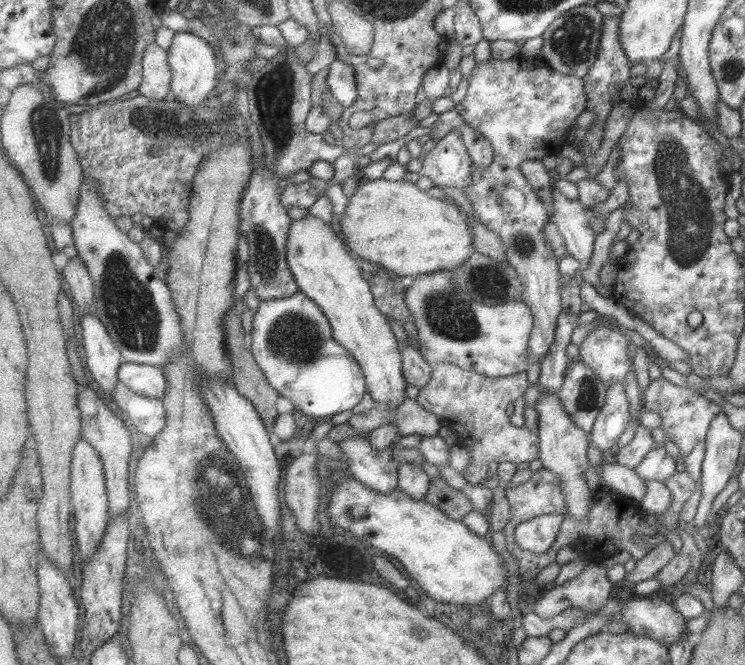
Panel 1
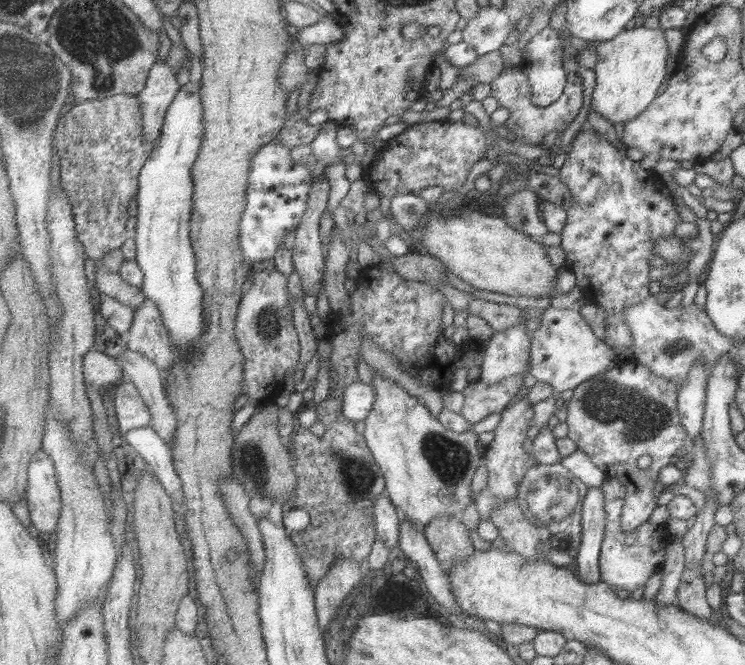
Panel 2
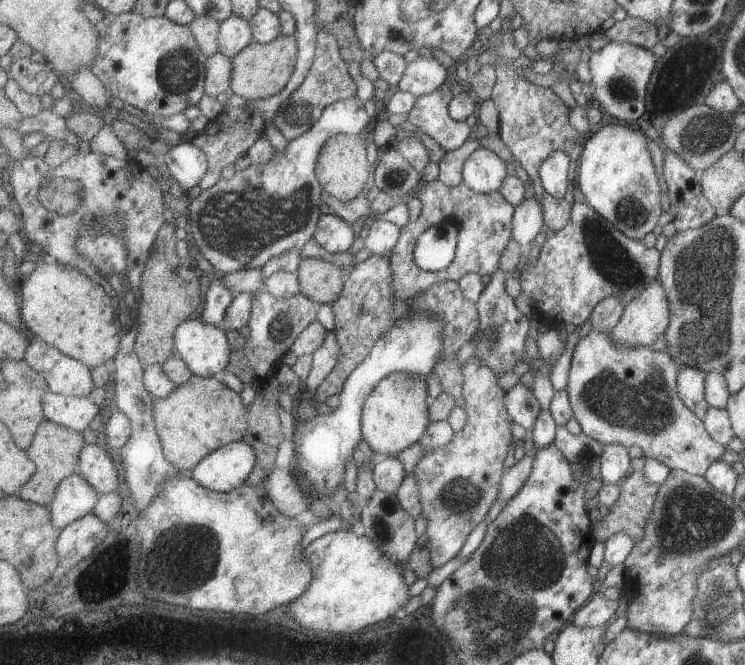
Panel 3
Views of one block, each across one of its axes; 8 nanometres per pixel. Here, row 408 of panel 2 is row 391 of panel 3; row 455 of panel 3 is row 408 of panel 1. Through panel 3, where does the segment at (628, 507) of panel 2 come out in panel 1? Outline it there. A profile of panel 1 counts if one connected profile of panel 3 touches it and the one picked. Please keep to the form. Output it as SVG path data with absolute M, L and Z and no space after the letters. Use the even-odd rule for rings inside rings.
M661 376L649 381L642 398L642 408L653 410L661 416L660 428L663 430L665 438L677 446L680 456L683 457L691 452L695 444L705 439L709 422L717 412L722 412L719 404L709 401L707 397L699 395L694 389L671 384Z

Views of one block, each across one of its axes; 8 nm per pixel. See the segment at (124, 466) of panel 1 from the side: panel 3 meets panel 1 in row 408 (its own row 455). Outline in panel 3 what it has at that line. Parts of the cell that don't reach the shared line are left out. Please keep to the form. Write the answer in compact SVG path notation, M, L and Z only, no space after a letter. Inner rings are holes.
M99 444L85 445L80 454L81 473L100 494L117 491L119 488L119 470L115 466L115 460L111 458L109 450Z

